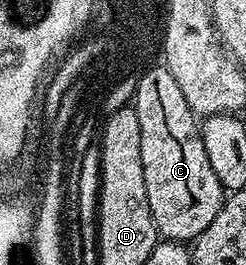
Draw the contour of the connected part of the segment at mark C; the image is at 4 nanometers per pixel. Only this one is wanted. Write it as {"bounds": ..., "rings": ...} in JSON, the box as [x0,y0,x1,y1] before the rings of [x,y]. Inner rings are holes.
{"bounds":[134,66,226,242],"rings":[[[154,66],[149,67],[140,77],[136,84],[134,107],[138,114],[138,130],[142,130],[142,174],[146,178],[146,198],[150,202],[150,214],[156,223],[157,233],[164,240],[175,240],[177,242],[195,241],[196,237],[204,233],[206,226],[210,226],[210,222],[214,222],[218,210],[224,205],[226,199],[226,189],[220,184],[218,175],[214,174],[214,167],[210,166],[206,150],[203,148],[201,125],[198,123],[198,117],[186,102],[186,98],[182,98],[182,90],[178,90],[178,82],[174,82],[174,74],[170,74],[168,69],[163,66],[157,66],[157,68],[154,68]]]}

